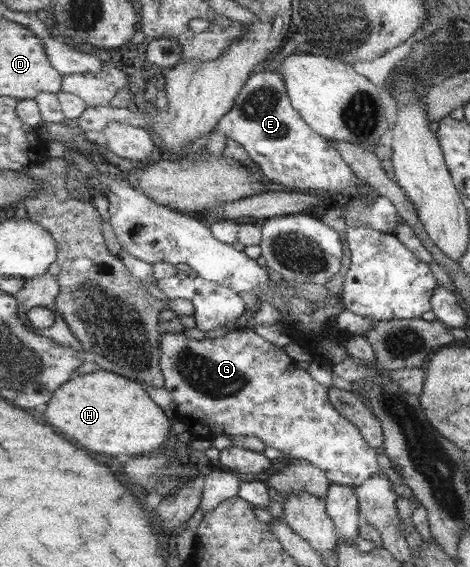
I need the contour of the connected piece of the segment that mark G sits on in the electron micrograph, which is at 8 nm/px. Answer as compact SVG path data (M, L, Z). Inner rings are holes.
M244 327L222 337L187 339L183 333L162 333L160 367L176 410L185 416L187 431L196 438L211 440L219 435L257 437L268 446L281 450L290 459L303 458L324 470L331 483L352 487L365 484L381 472L379 453L361 434L355 423L341 414L330 401L329 387L319 384L307 369L299 368L282 347L263 338L260 331Z

